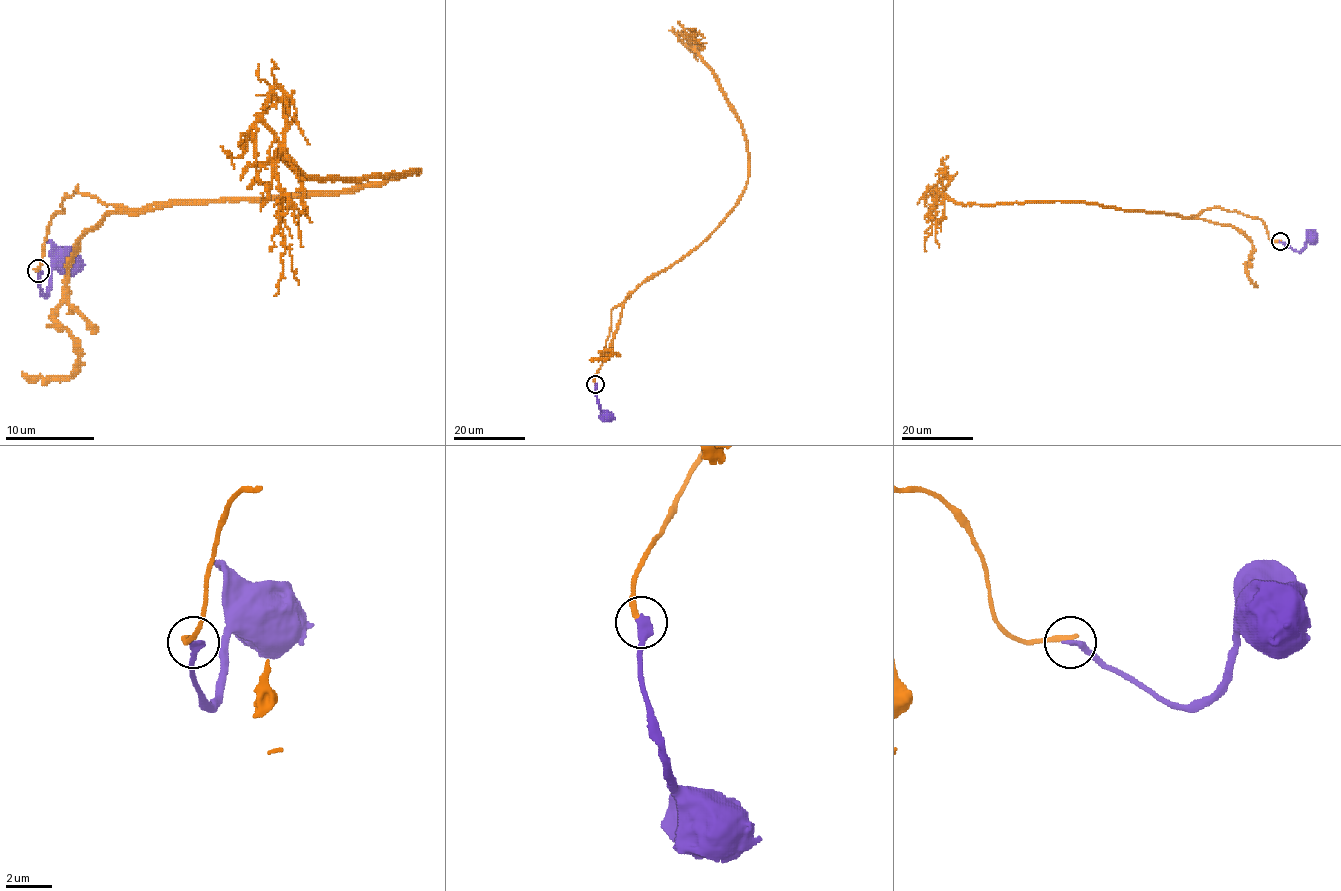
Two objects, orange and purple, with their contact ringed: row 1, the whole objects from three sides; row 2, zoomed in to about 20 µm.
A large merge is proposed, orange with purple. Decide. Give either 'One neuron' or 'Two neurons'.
Two neurons

